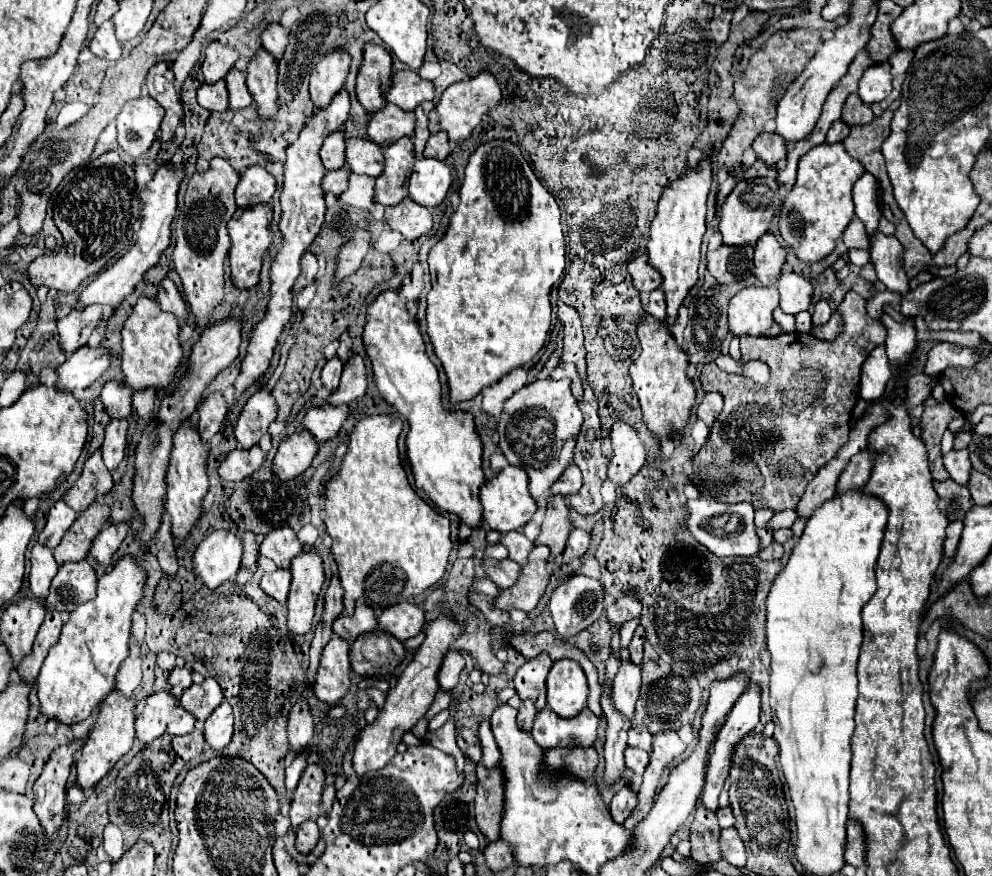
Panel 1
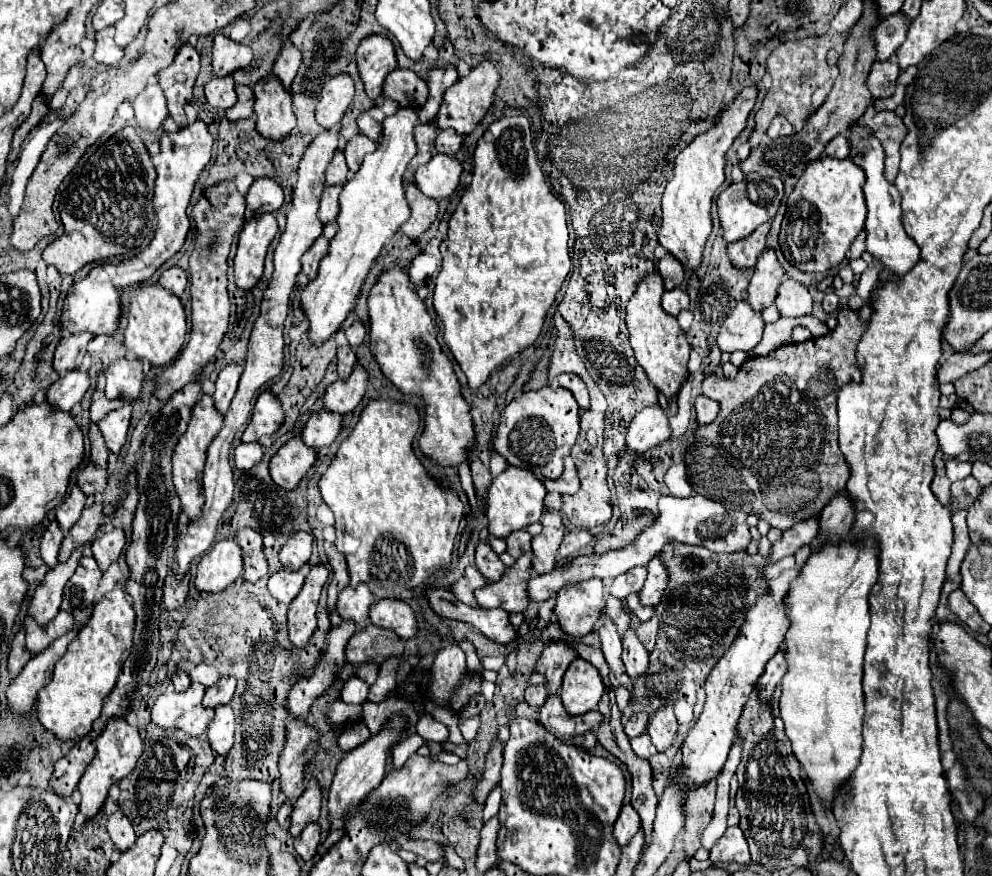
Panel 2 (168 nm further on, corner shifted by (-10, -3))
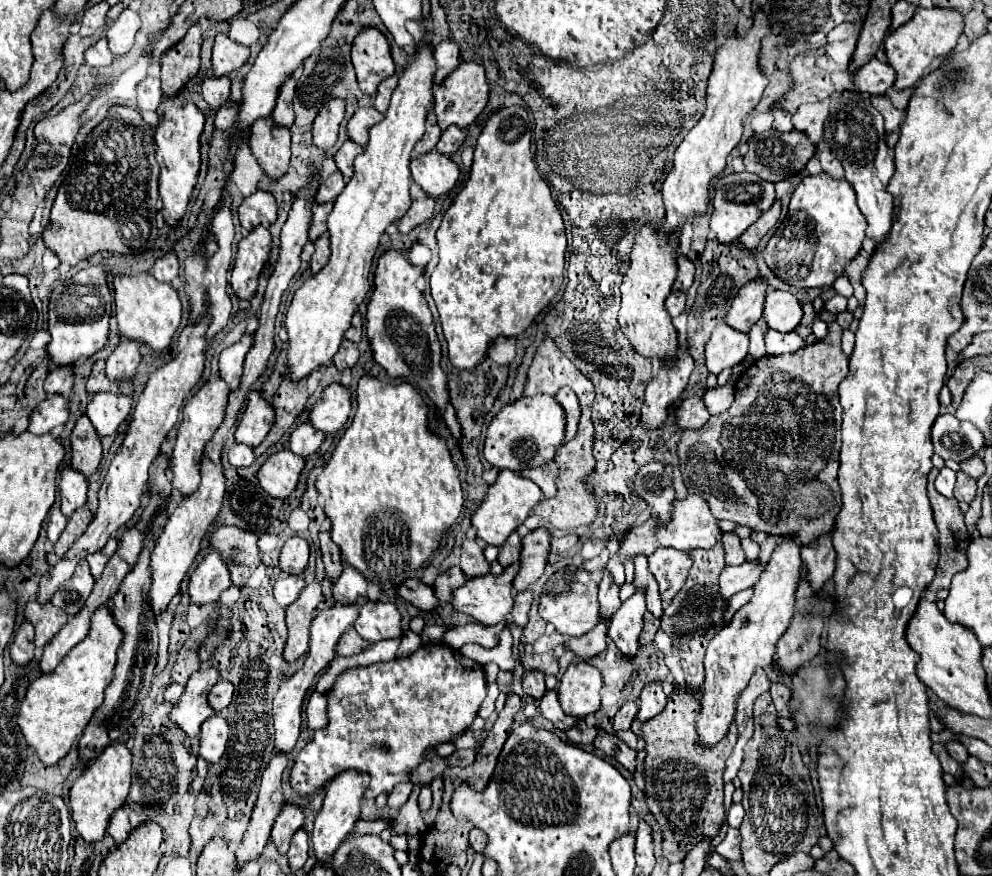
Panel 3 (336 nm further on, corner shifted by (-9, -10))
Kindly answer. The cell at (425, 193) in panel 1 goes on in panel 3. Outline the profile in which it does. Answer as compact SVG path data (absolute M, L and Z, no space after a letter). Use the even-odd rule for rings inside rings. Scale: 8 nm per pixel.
M433 150L421 156L413 156L411 176L423 188L423 192L433 198L439 198L457 184L459 168L451 158Z

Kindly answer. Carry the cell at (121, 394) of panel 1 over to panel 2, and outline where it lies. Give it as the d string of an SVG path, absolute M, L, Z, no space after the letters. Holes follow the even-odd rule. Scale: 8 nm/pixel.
M124 357L114 361L106 371L106 397L108 399L118 399L124 397L136 399L142 387L144 371L142 371L142 361L136 357Z

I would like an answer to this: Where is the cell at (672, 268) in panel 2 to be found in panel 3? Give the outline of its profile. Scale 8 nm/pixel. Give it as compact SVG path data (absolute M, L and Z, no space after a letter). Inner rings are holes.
M677 258L677 280L673 284L673 290L681 290L681 292L687 292L693 284L693 276L695 276L695 266L687 260L687 258Z

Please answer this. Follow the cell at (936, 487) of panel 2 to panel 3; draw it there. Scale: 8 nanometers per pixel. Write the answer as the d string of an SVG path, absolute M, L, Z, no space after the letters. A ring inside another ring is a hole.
M933 468L929 472L929 482L927 482L927 492L929 492L929 500L931 500L931 506L933 506L933 516L935 516L935 522L937 522L937 528L939 528L939 548L941 548L941 558L939 558L939 568L937 568L937 574L933 578L933 582L929 584L929 590L937 592L941 588L949 588L949 582L953 578L953 574L961 572L965 566L967 566L967 546L969 546L969 536L967 536L967 530L965 530L965 524L963 524L963 514L959 510L959 504L955 498L945 498L941 496L937 490L935 490L935 476L939 474L937 468Z

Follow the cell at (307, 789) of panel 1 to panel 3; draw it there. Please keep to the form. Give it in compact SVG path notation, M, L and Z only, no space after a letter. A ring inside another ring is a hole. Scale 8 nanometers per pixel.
M285 804L285 808L281 810L281 814L277 816L275 820L275 826L271 830L271 840L277 844L279 852L281 854L287 854L289 850L289 842L291 842L291 836L303 828L303 822L305 822L305 814L299 806L295 804Z

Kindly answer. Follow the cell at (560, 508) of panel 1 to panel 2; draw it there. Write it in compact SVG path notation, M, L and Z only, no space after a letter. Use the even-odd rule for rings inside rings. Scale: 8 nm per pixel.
M546 509L542 513L542 533L538 533L532 539L532 553L534 553L534 563L532 563L532 573L534 575L544 575L550 573L556 567L556 551L562 543L562 537L566 533L562 517L554 509Z

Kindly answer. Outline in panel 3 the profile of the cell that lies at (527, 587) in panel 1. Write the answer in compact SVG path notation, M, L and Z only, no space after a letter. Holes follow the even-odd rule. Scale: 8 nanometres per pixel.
M519 562L507 566L503 574L479 576L467 580L453 592L453 608L465 612L485 626L493 626L505 620L513 610L513 578Z

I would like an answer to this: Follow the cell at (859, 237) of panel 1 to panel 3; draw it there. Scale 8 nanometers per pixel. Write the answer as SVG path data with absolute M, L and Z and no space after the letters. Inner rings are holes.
M859 252L859 254L845 266L845 274L849 276L849 280L851 280L853 288L855 288L855 298L859 300L859 304L863 304L863 300L865 300L865 288L863 288L863 284L861 284L861 274L863 274L863 270L867 268L867 264L869 264L869 258Z

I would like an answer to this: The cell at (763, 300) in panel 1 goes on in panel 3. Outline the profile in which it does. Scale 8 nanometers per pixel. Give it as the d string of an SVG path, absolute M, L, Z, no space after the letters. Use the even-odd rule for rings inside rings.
M721 322L715 326L707 346L705 346L705 364L707 370L719 374L723 368L731 368L747 358L749 336L745 332L737 332L729 328L729 324Z

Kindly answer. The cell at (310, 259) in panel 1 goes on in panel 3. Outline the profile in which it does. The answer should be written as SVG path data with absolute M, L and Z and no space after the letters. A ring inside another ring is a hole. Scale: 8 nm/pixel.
M323 234L317 242L315 242L315 252L311 256L311 272L317 274L329 260L329 234Z

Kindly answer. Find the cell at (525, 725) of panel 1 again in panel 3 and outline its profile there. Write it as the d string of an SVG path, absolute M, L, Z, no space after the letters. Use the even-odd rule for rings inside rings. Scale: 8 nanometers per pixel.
M533 670L533 672L525 672L525 678L523 678L523 688L525 688L525 692L531 696L531 698L535 698L535 700L539 700L543 694L545 694L545 680L543 680L543 672L541 670Z

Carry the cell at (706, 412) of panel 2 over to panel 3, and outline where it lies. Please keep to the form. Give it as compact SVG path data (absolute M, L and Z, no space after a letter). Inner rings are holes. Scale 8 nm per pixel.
M691 396L691 398L685 398L683 404L679 406L677 410L677 424L681 428L689 428L689 430L697 430L697 428L703 428L705 422L709 420L709 410L707 406L703 404L701 398L697 396Z

